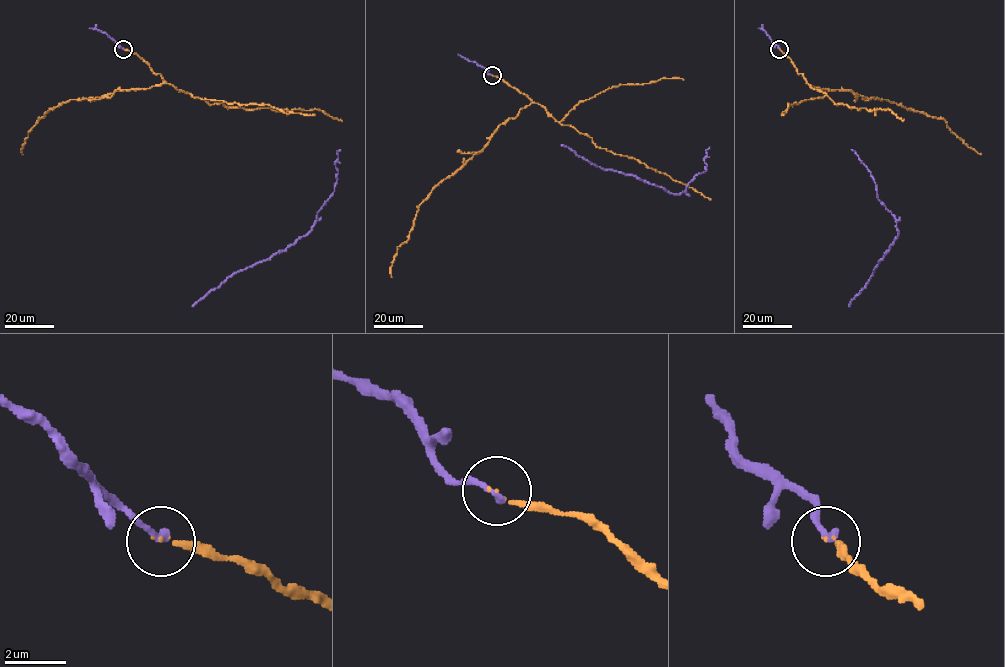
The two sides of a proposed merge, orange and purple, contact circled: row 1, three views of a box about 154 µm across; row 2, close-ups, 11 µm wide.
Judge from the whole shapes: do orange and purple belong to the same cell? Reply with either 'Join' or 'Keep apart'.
Join

